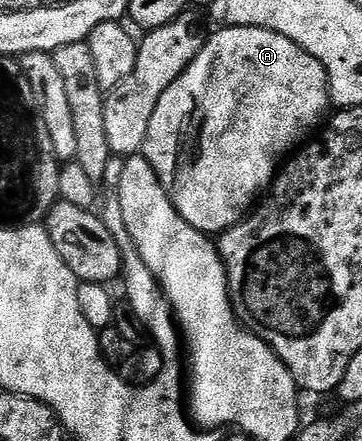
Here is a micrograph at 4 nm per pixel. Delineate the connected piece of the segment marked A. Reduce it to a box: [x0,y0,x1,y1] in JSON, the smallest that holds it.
[142,26,330,237]

